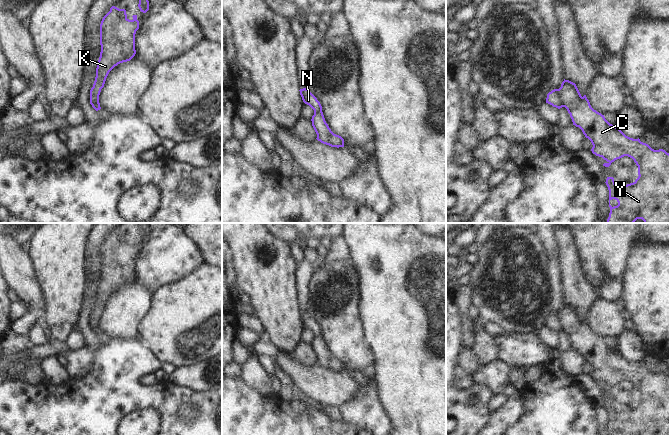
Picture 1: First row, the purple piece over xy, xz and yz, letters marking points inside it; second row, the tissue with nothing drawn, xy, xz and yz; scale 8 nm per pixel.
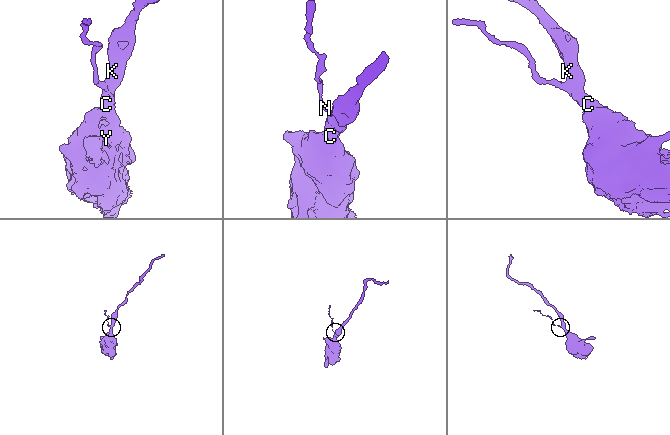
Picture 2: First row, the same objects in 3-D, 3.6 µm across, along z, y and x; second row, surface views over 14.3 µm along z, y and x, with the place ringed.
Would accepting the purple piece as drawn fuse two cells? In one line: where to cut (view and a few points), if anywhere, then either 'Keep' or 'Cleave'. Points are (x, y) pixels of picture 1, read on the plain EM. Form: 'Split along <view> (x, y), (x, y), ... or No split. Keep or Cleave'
No split. Keep.

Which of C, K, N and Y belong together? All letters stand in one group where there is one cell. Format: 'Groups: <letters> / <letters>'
Groups: C K N Y.

